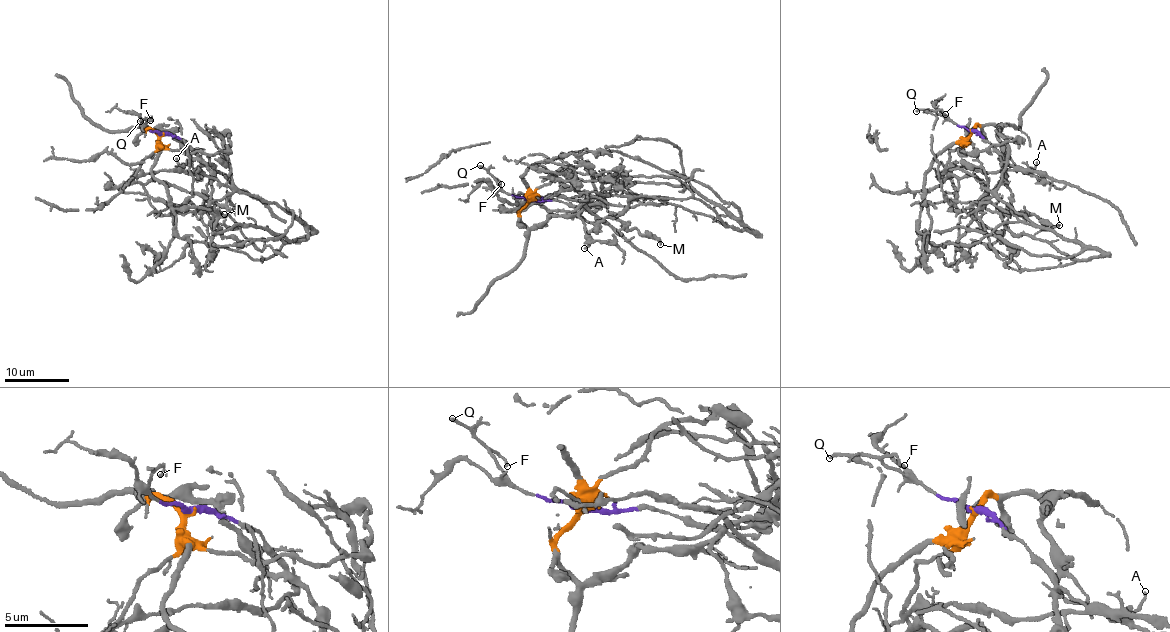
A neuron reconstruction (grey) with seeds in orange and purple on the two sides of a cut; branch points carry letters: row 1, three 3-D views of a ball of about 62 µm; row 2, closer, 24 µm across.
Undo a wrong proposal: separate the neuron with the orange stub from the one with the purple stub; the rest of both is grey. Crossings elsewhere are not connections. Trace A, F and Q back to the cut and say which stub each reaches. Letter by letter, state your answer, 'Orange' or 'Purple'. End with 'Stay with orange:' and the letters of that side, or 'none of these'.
A: Orange
F: Purple
Q: Purple
Stay with orange: A

